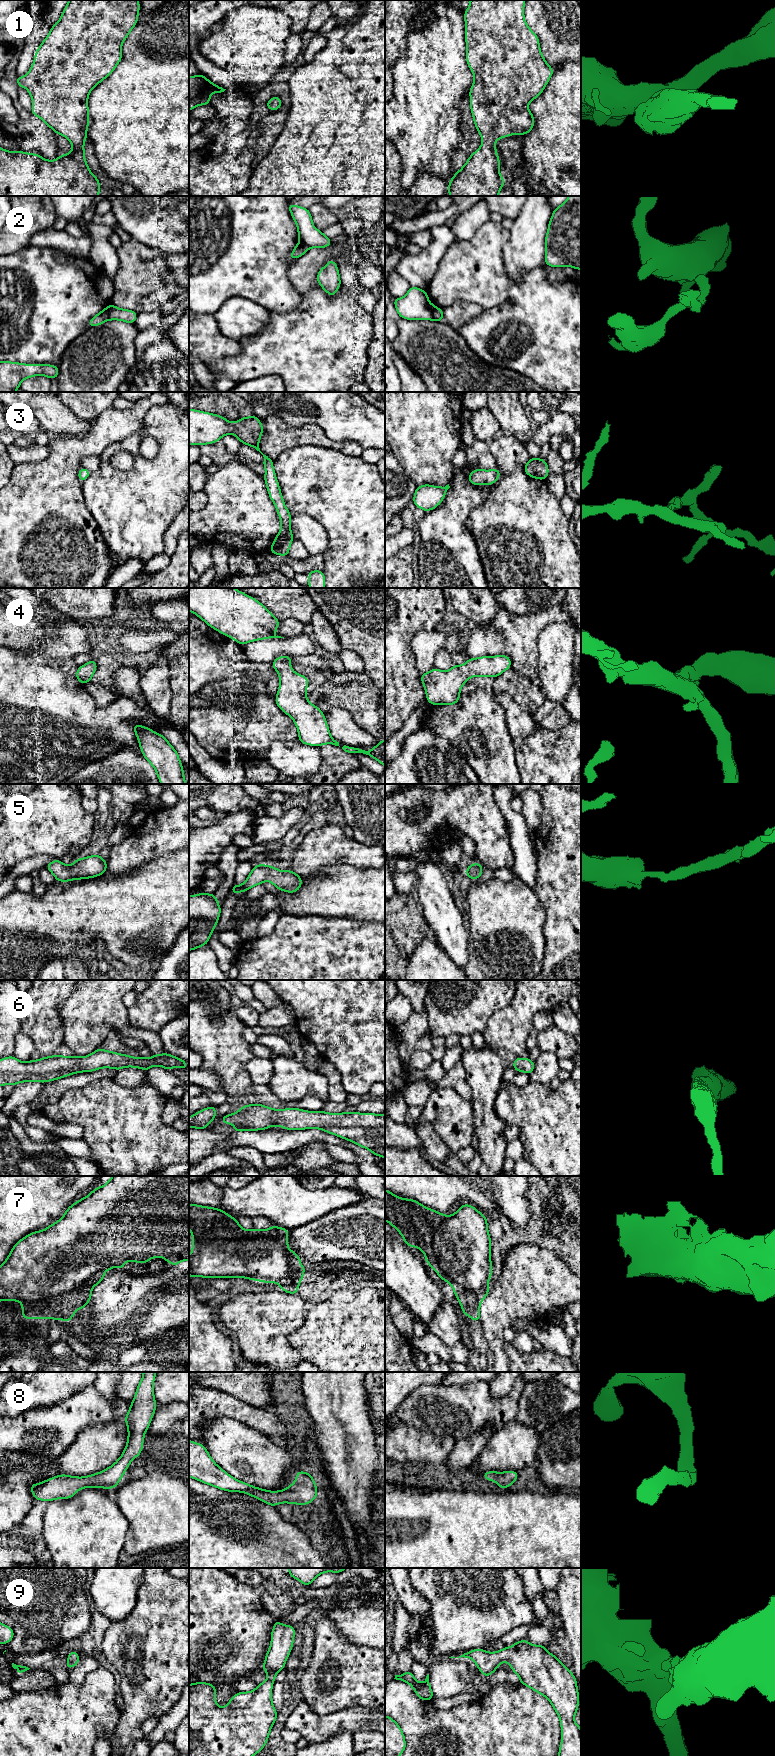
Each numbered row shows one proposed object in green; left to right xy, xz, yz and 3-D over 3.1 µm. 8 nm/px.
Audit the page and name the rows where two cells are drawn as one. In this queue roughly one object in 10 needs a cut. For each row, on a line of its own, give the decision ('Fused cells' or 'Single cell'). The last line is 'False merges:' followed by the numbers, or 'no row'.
1: Single cell
2: Fused cells
3: Single cell
4: Single cell
5: Single cell
6: Single cell
7: Single cell
8: Single cell
9: Single cell
False merges: 2

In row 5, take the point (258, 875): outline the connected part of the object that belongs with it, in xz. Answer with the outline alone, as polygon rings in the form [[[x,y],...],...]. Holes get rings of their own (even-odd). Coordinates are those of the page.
[[[257,864],[241,886],[234,884],[230,890],[239,895],[241,891],[247,892],[253,886],[263,884],[266,880],[271,882],[278,890],[288,893],[295,893],[302,886],[301,876],[292,870],[281,871],[271,865]]]

